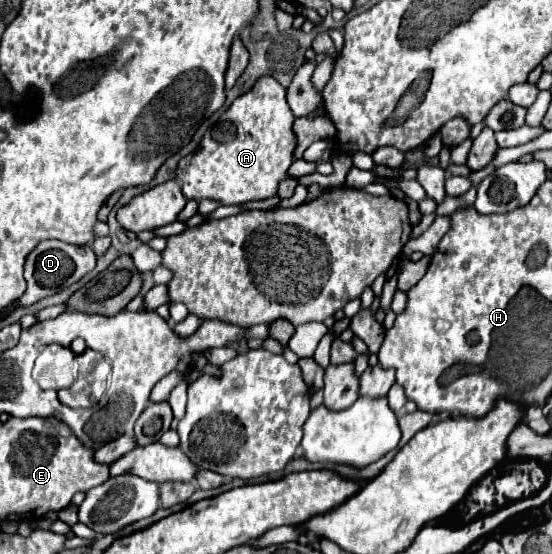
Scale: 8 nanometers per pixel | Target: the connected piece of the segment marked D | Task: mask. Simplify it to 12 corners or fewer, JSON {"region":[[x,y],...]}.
{"region":[[110,238],[90,246],[40,242],[26,258],[18,306],[32,306],[96,266]]}

